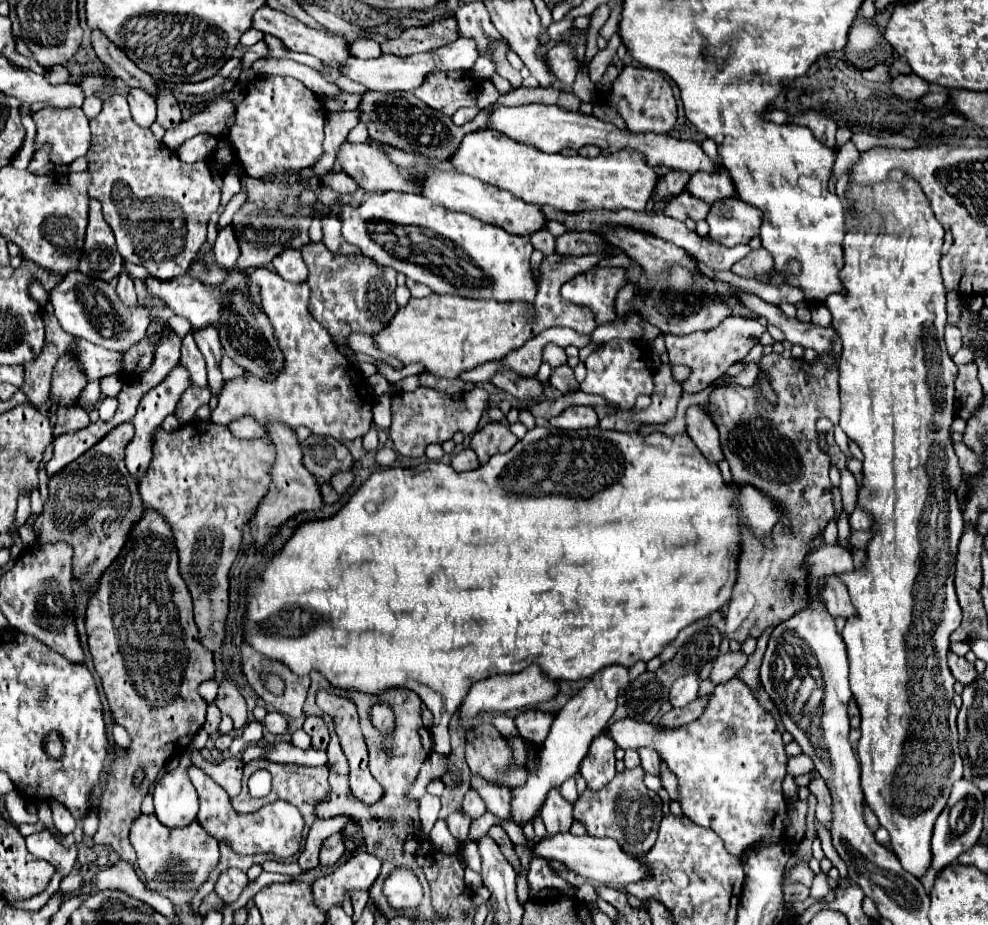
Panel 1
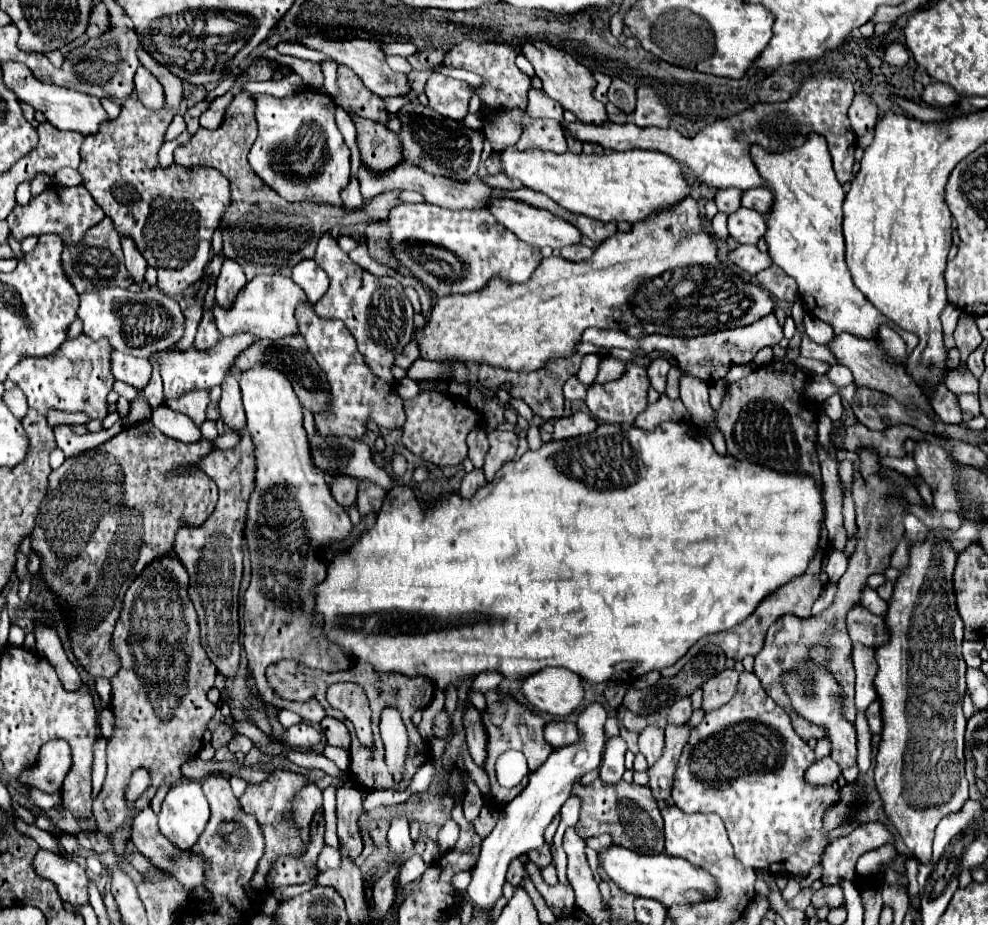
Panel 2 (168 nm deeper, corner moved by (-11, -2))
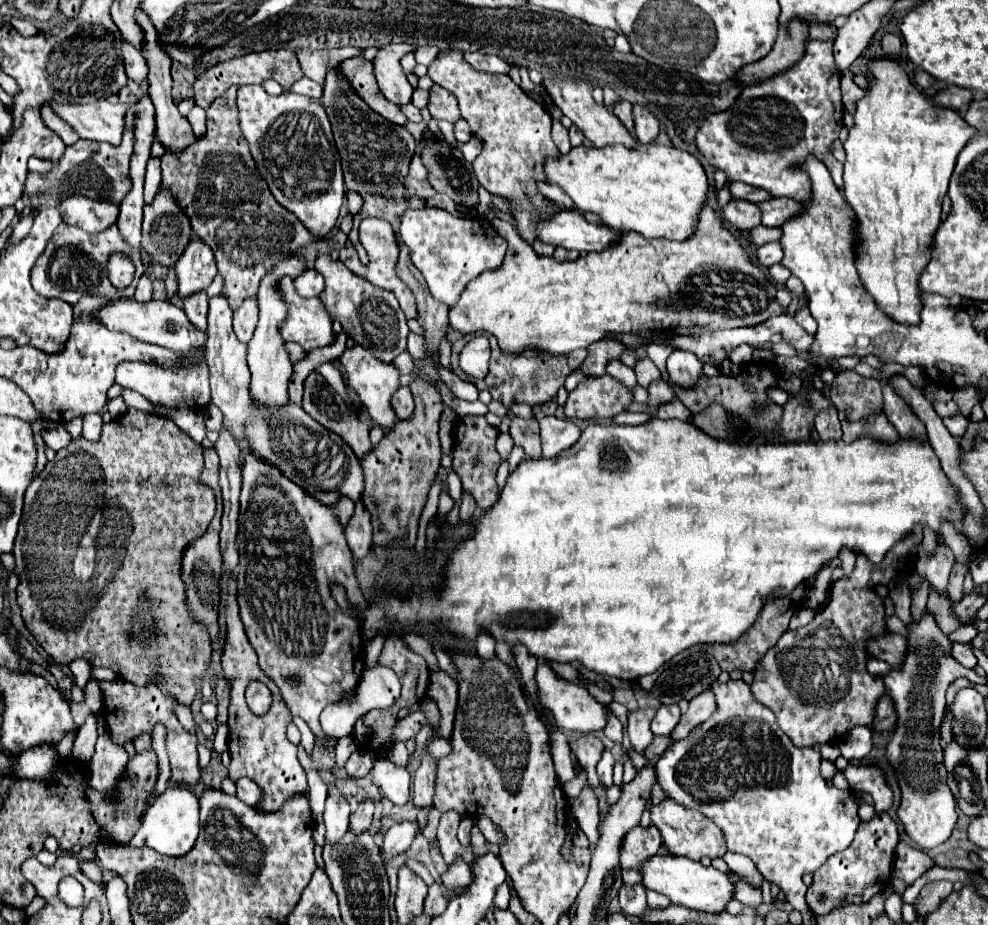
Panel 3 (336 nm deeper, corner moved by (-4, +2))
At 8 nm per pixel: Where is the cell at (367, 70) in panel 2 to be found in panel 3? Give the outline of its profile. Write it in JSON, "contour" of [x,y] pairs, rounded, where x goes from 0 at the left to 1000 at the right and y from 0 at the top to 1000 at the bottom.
{"contour":[[[391,48],[381,54],[379,82],[385,99],[399,112],[413,112],[419,95],[413,91],[411,80],[405,74],[405,63],[417,56],[417,48]]]}

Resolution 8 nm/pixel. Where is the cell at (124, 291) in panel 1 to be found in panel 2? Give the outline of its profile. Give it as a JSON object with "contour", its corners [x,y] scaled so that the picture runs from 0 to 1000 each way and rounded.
{"contour":[[[122,255],[122,268],[124,268],[124,275],[127,275],[127,288],[129,288],[131,296],[135,298],[137,307],[143,307],[145,298],[147,298],[147,290],[149,290],[147,279],[137,268],[137,262],[131,255]]]}

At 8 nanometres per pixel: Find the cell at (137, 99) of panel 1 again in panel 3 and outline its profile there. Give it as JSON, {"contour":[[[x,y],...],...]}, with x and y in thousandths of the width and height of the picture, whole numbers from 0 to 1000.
{"contour":[[[126,48],[126,69],[128,69],[128,82],[132,86],[138,86],[138,89],[150,86],[150,67],[132,48]]]}

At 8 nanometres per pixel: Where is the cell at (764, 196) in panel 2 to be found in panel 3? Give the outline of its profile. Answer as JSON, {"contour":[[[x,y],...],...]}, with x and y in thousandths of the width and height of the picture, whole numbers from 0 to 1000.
{"contour":[[[779,214],[773,218],[767,218],[767,225],[773,231],[773,238],[771,238],[773,244],[789,244],[810,227],[810,221],[802,214]]]}

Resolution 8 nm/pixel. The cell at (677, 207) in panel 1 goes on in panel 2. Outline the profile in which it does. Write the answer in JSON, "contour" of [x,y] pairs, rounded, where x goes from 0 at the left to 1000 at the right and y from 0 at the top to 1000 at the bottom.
{"contour":[[[734,203],[734,205],[728,205],[724,210],[724,218],[726,218],[726,225],[728,229],[734,229],[734,231],[740,231],[744,227],[750,225],[750,205],[748,203]]]}

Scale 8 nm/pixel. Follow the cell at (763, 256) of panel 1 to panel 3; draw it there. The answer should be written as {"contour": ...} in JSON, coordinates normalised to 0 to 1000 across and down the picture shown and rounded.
{"contour":[[[783,285],[777,290],[777,298],[785,305],[785,307],[796,307],[796,303],[800,301],[800,294],[791,288],[791,285]]]}

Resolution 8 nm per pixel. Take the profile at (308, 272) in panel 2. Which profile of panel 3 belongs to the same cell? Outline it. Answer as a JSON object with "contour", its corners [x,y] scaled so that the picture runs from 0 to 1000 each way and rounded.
{"contour":[[[312,290],[304,298],[300,298],[298,309],[300,309],[300,316],[308,322],[324,320],[324,316],[328,314],[328,301],[318,290]]]}

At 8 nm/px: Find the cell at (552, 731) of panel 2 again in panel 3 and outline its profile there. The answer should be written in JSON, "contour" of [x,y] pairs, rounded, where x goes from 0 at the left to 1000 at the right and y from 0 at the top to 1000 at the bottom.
{"contour":[[[587,794],[585,798],[577,798],[575,804],[577,804],[577,811],[583,815],[585,826],[595,830],[595,848],[599,852],[611,851],[610,846],[605,843],[602,830],[603,824],[607,822],[607,815],[611,811],[611,804],[601,794]]]}

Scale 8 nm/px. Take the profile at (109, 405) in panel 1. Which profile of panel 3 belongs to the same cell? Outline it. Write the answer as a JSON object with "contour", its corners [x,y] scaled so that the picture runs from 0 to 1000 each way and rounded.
{"contour":[[[89,448],[85,450],[85,465],[83,471],[89,476],[99,476],[101,467],[103,467],[103,450],[101,448]]]}

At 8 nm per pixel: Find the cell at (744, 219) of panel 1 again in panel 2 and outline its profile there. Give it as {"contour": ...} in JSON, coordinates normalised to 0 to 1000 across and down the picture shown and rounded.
{"contour":[[[748,225],[746,229],[738,231],[738,253],[748,264],[766,264],[774,249],[774,234],[760,225]]]}

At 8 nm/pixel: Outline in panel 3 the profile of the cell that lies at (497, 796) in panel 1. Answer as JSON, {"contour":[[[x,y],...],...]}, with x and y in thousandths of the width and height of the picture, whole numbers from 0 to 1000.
{"contour":[[[439,798],[433,806],[433,815],[437,815],[439,819],[449,819],[457,813],[457,806],[449,800],[449,798]]]}

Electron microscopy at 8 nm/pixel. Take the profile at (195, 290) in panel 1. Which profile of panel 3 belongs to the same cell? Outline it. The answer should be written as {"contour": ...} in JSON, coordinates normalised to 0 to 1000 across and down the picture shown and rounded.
{"contour":[[[291,298],[283,301],[279,309],[287,329],[291,331],[291,342],[283,350],[283,361],[287,368],[302,370],[310,381],[322,374],[332,374],[338,368],[336,346],[328,337],[322,322],[306,322],[300,318],[296,303]]]}

